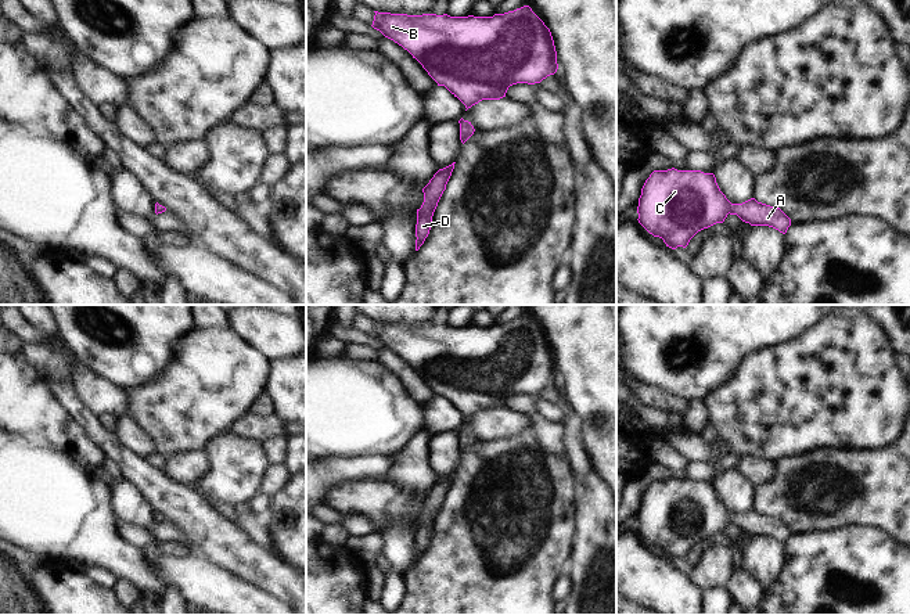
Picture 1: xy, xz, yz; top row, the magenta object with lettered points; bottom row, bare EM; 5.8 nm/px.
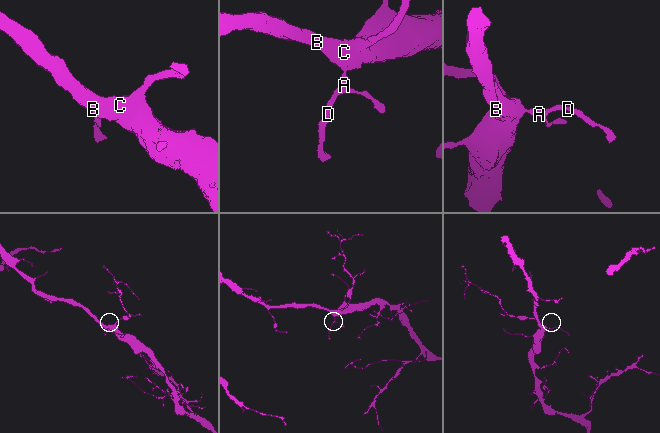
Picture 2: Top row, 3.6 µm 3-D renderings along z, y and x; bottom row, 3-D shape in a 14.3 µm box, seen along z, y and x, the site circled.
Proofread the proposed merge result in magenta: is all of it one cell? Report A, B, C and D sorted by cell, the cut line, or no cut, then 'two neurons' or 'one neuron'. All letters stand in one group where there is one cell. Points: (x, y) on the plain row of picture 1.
A B C D; no cut; one neuron

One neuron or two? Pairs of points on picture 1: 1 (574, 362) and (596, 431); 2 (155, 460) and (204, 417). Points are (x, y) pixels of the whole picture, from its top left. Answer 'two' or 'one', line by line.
1: one
2: two

